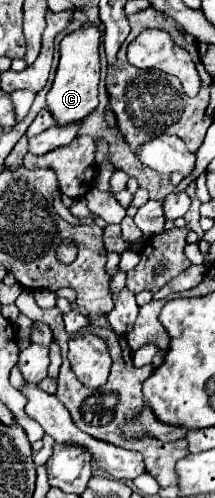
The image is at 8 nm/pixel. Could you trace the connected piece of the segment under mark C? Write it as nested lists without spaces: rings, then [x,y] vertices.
[[[84,25],[80,31],[66,35],[60,43],[60,65],[52,89],[46,95],[46,109],[50,111],[56,125],[64,127],[70,123],[84,121],[98,107],[98,81],[100,81],[100,31],[96,25]]]

